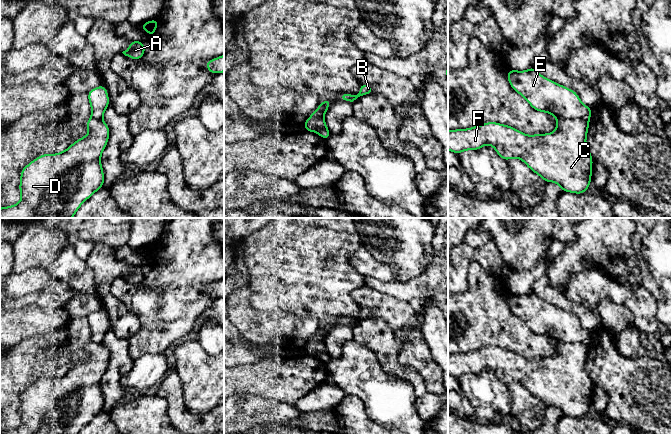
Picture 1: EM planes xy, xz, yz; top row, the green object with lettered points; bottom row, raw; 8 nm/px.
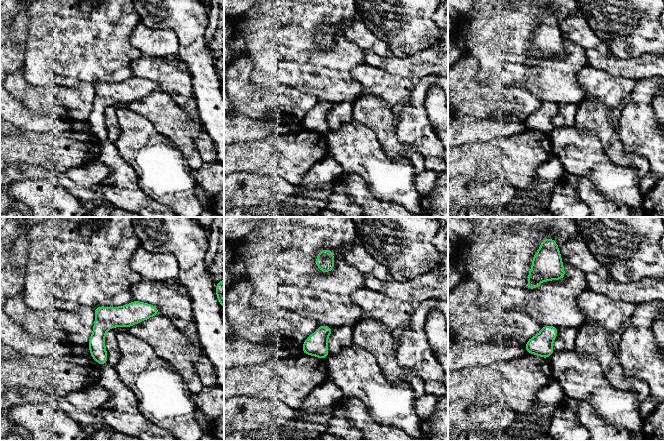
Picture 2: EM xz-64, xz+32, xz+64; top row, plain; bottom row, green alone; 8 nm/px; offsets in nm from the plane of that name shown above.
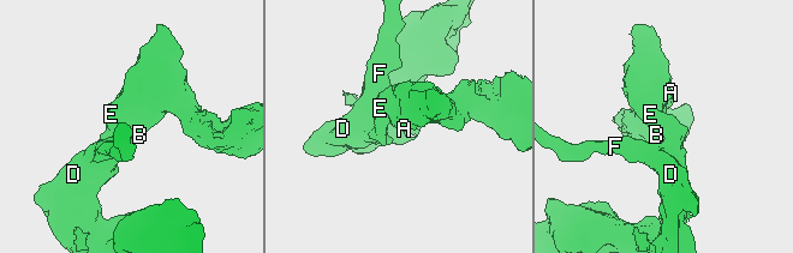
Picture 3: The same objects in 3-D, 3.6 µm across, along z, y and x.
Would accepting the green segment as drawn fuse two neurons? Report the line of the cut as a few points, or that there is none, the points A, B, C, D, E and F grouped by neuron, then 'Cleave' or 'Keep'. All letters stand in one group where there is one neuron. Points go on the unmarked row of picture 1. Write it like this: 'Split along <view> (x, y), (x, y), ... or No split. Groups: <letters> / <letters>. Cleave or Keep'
Split along yz (559, 342), (582, 342), (588, 346). Groups: A B E / C D F. Cleave

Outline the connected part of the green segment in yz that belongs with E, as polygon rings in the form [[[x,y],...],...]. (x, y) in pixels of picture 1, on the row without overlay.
[[[534,291],[526,295],[508,292],[507,303],[534,334],[551,337],[557,343],[580,342],[590,346],[592,332],[583,328],[574,314],[545,302]]]

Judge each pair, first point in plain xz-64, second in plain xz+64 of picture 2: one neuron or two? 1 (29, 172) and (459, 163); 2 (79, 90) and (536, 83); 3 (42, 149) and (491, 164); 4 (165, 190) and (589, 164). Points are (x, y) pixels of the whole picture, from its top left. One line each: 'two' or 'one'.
1: two
2: two
3: one
4: one

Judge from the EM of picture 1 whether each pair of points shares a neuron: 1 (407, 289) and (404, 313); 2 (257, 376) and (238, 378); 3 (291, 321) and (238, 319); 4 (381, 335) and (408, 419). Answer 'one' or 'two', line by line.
1: two
2: one
3: one
4: two

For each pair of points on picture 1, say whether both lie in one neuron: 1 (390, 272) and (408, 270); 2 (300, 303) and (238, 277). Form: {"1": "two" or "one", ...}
{"1": "two", "2": "two"}

